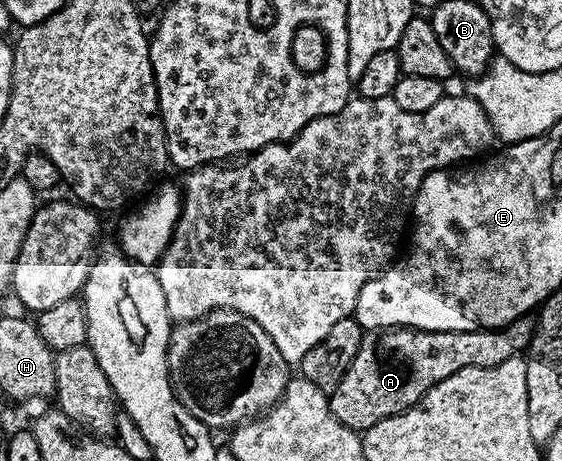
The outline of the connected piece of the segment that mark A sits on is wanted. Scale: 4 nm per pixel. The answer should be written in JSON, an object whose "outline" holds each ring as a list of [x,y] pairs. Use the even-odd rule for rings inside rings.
{"outline":[[[526,315],[517,317],[498,329],[482,327],[471,331],[428,333],[426,329],[398,327],[366,332],[361,338],[359,351],[355,351],[355,359],[351,359],[351,367],[347,367],[339,387],[335,387],[335,391],[329,397],[333,417],[354,431],[370,429],[375,423],[391,415],[406,413],[415,403],[419,403],[419,399],[423,399],[428,389],[455,375],[455,371],[463,371],[463,367],[495,367],[499,363],[507,363],[507,359],[522,356],[529,348],[534,328],[534,318]]]}

